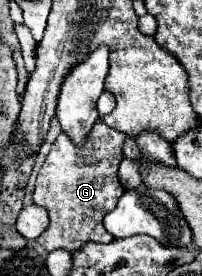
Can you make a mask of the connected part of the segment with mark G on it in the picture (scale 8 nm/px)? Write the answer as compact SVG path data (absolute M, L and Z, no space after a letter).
M101 121L93 127L85 147L75 147L69 139L65 139L65 133L57 137L47 161L39 171L37 187L33 193L33 201L47 207L51 215L51 225L37 239L37 243L45 251L65 249L69 253L77 253L77 249L81 249L89 241L113 241L113 235L109 235L103 227L103 217L115 207L117 199L125 191L117 177L117 169L123 159L125 139L125 133L109 129Z

